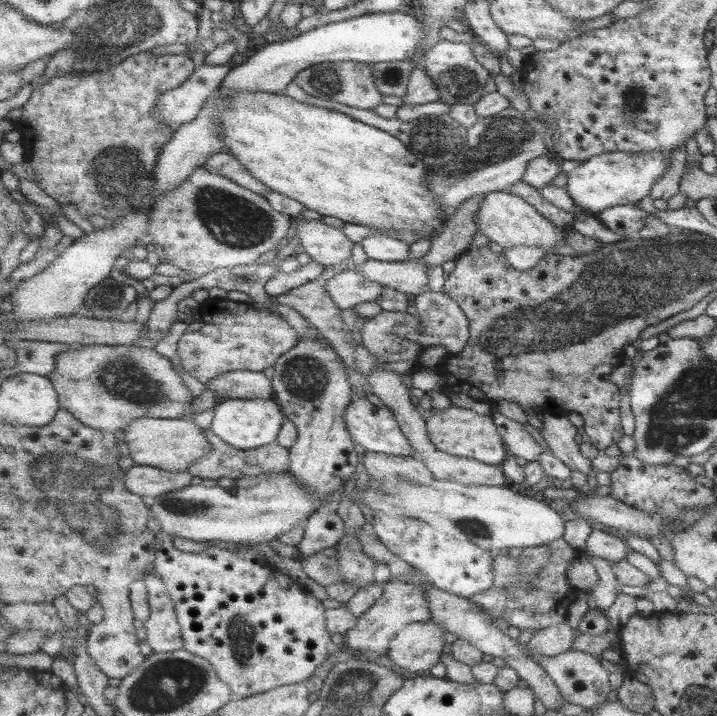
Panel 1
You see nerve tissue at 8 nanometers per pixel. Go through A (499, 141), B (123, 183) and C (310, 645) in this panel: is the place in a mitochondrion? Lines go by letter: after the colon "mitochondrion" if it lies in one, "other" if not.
A: mitochondrion
B: mitochondrion
C: other

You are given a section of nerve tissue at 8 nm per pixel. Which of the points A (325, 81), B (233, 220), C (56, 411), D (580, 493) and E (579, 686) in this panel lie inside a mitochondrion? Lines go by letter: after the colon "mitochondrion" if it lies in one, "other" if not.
A: mitochondrion
B: mitochondrion
C: other
D: other
E: other

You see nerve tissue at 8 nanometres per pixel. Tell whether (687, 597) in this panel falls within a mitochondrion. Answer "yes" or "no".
no

